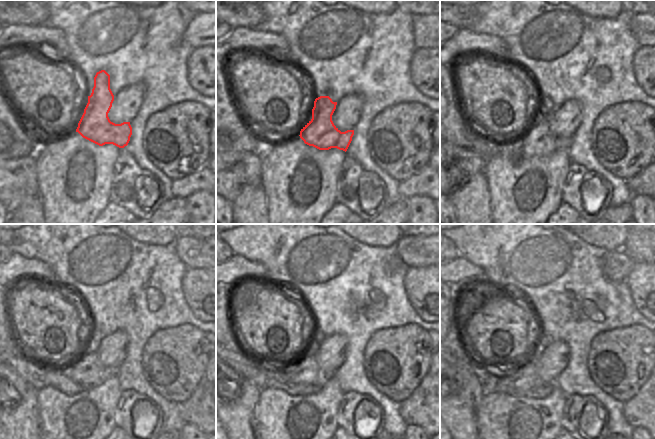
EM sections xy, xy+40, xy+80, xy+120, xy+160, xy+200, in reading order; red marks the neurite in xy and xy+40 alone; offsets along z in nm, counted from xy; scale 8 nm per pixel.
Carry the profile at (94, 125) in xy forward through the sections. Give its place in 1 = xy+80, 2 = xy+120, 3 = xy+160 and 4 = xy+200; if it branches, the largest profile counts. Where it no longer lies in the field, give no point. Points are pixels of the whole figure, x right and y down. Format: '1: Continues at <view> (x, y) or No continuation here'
1: Continues at xy+80 (538, 140)
2: Continues at xy+120 (87, 371)
3: Continues at xy+160 (305, 372)
4: Continues at xy+200 (517, 382)

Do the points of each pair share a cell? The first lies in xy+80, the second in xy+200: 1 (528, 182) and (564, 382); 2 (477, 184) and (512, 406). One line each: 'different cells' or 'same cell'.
1: different cells
2: different cells

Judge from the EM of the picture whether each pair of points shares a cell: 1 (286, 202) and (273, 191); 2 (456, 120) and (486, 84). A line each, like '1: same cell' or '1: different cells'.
1: same cell
2: different cells

